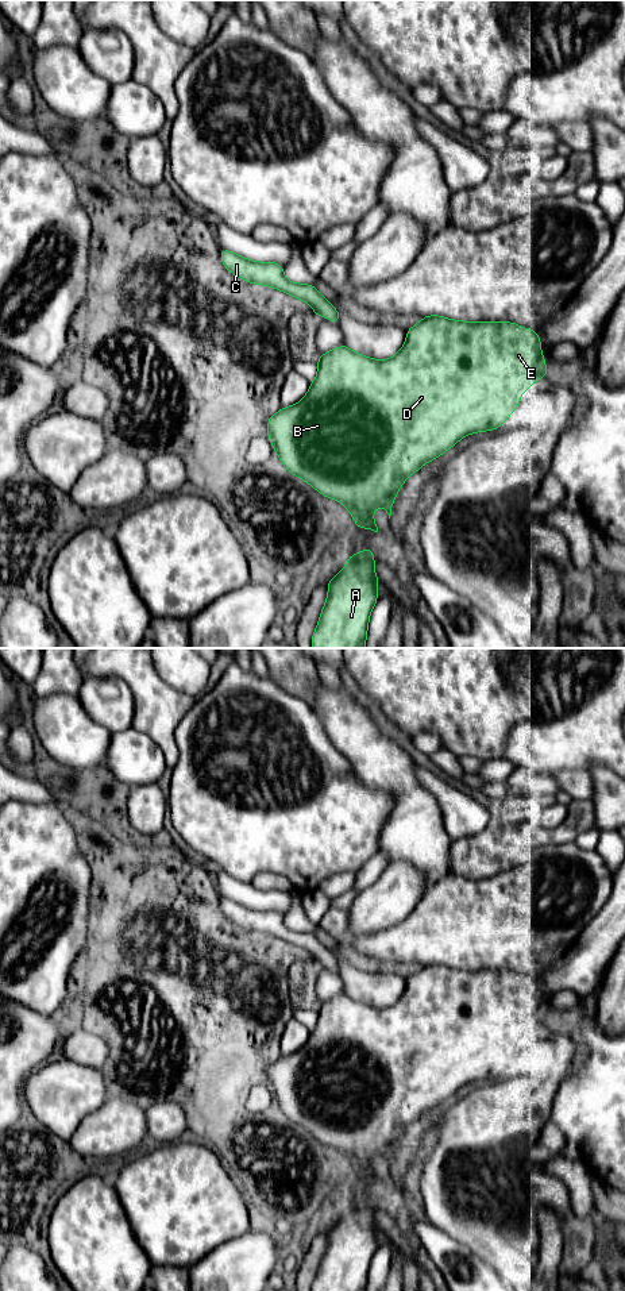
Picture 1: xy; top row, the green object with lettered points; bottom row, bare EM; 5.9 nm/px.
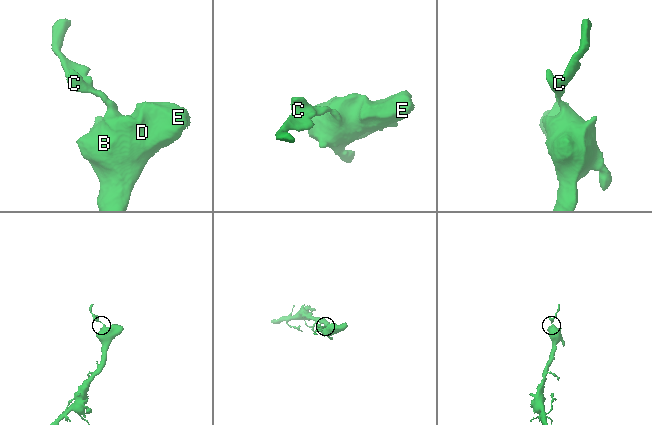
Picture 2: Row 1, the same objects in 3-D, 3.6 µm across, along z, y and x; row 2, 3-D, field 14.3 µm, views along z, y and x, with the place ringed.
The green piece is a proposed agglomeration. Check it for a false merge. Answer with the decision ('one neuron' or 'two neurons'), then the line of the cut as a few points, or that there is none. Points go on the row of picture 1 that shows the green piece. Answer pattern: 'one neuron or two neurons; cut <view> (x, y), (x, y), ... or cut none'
one neuron; cut none

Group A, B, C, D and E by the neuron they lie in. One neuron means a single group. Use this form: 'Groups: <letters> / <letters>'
Groups: A B C D E

